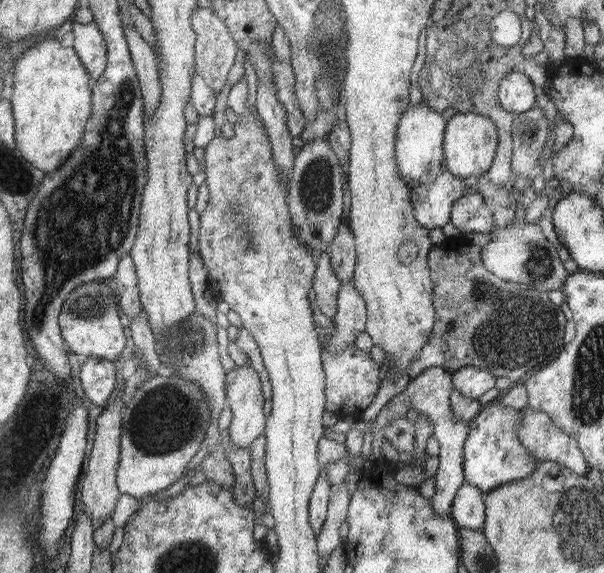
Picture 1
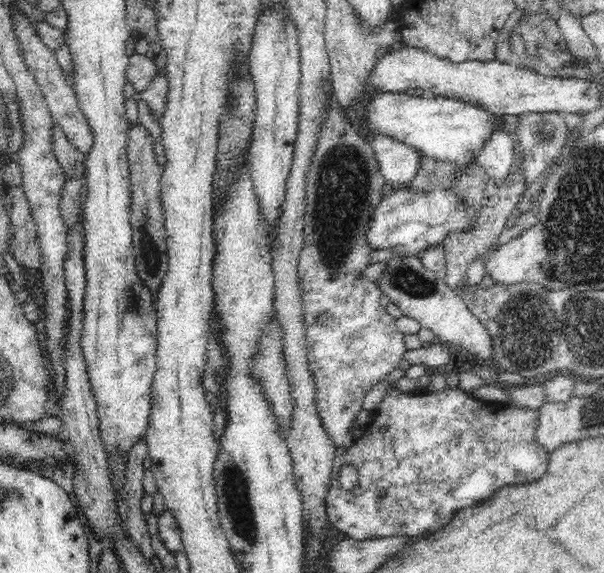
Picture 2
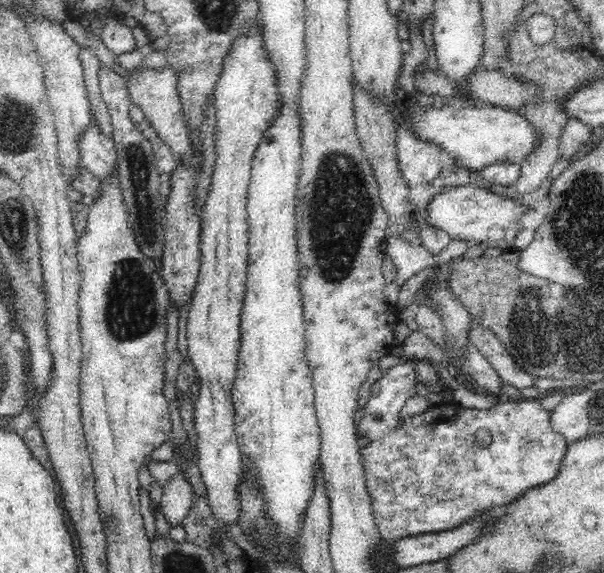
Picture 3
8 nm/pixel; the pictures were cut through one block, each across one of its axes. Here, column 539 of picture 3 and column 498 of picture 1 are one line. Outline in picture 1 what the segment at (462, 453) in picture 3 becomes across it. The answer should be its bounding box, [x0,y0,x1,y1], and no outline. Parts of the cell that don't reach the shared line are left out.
[464,400,539,493]

